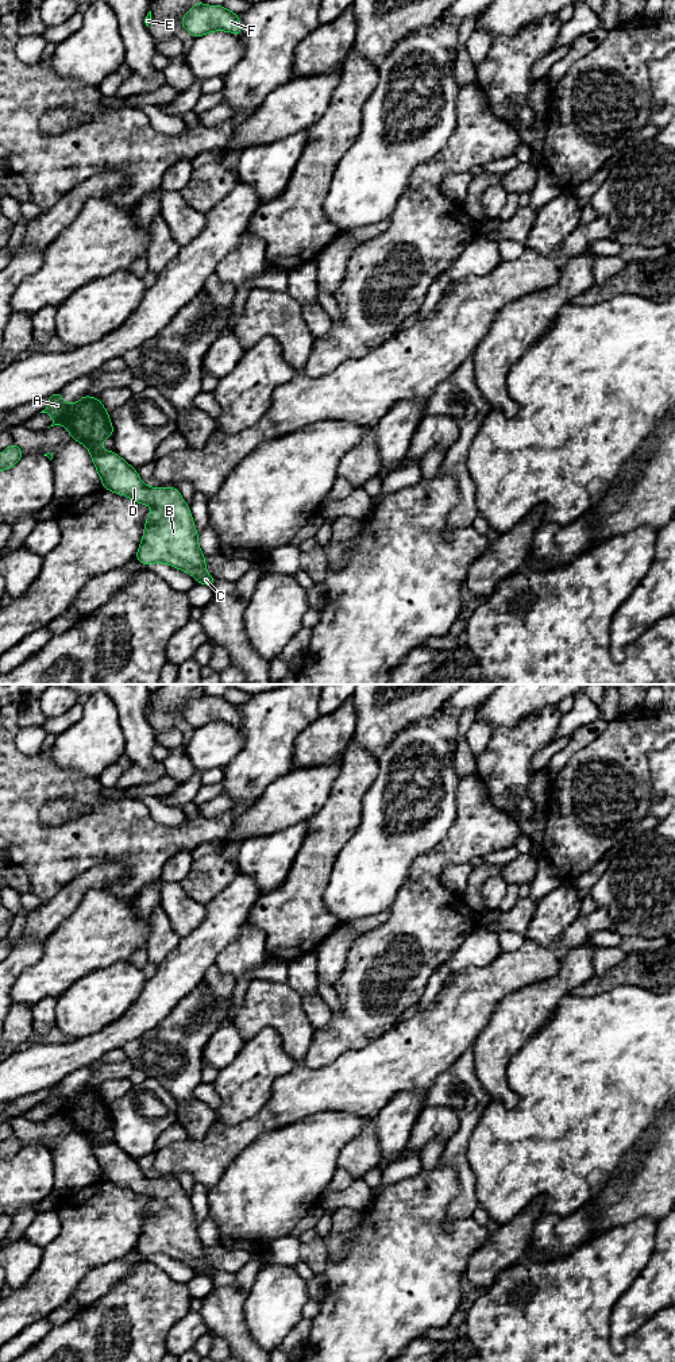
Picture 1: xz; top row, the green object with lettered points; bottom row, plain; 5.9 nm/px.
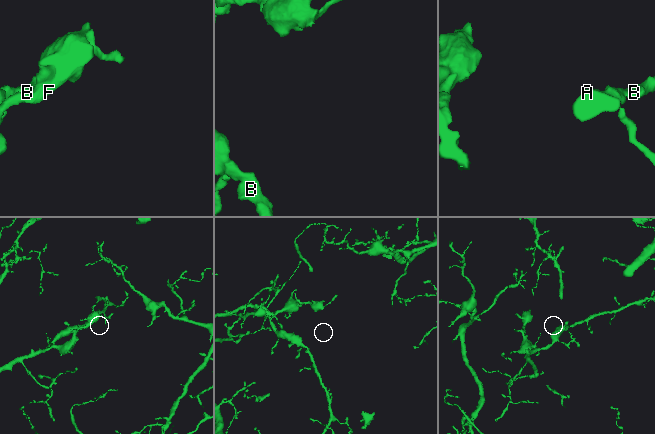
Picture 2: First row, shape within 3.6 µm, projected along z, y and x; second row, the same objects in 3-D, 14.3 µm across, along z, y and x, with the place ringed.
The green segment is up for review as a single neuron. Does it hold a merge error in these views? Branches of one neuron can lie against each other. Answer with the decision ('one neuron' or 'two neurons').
one neuron

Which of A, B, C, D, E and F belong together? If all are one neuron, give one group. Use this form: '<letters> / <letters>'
A B C D E F

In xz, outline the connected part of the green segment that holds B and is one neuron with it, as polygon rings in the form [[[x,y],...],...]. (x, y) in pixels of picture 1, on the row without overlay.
[[[61,1083],[47,1089],[47,1099],[40,1104],[53,1108],[50,1118],[63,1116],[72,1130],[86,1138],[101,1169],[103,1180],[154,1200],[146,1211],[135,1250],[144,1257],[151,1254],[173,1257],[194,1268],[198,1276],[212,1278],[217,1270],[207,1265],[205,1247],[198,1238],[198,1224],[180,1181],[146,1177],[136,1161],[117,1145],[101,1141],[101,1134],[113,1126],[109,1104],[101,1091],[86,1085],[69,1096],[62,1091]]]

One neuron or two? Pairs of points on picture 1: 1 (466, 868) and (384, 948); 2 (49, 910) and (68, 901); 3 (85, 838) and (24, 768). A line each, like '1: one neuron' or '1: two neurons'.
1: two neurons
2: one neuron
3: one neuron

